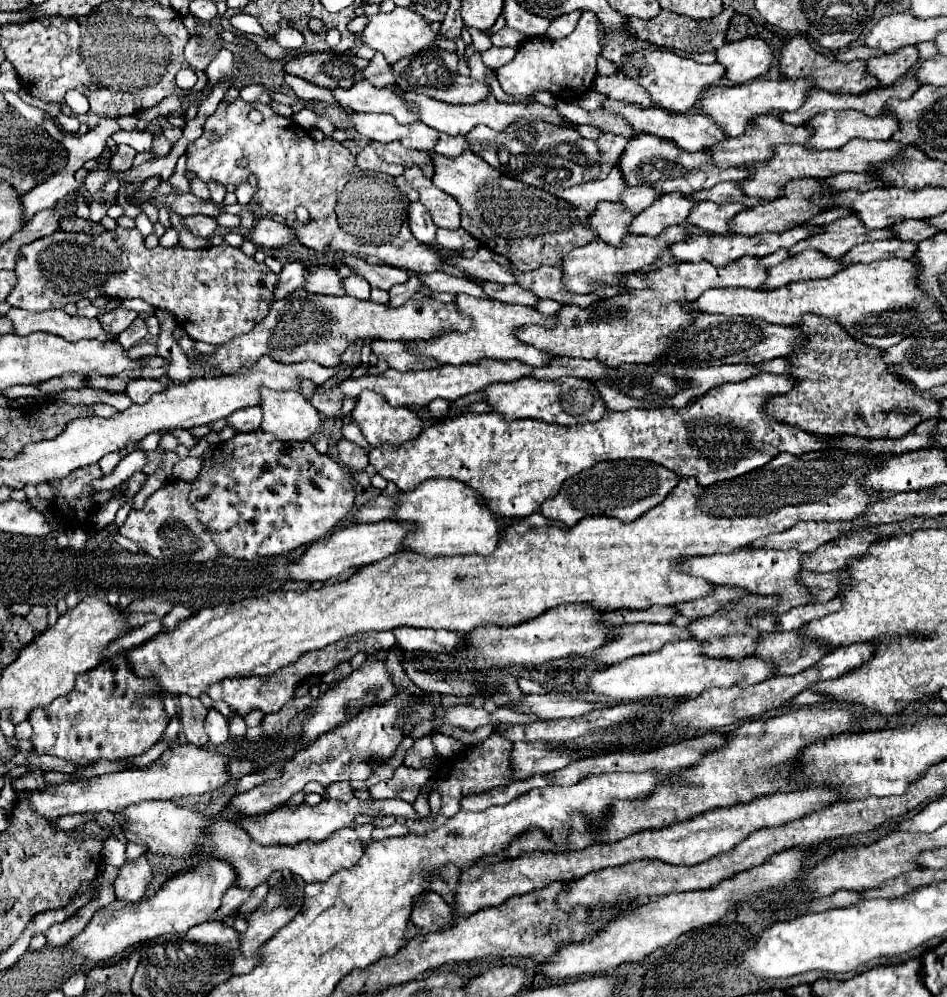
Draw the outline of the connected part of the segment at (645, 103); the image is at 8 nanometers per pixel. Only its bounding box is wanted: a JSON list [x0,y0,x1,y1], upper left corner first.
[593,69,656,108]

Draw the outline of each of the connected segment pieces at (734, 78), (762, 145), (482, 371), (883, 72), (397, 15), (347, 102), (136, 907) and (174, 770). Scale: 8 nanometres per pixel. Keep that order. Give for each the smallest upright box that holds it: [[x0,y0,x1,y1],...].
[[716,38,774,84],[706,114,814,168],[340,362,534,406],[868,46,920,86],[362,6,436,64],[334,80,420,124],[68,860,238,962],[28,744,230,820]]

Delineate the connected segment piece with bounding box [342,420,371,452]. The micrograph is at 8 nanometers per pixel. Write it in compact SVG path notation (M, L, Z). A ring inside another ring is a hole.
M348 420L344 426L342 426L342 436L346 438L346 440L352 440L352 442L356 442L359 446L362 446L369 452L371 447L366 441L366 438L362 436L362 430L360 430L360 426L354 422L354 420Z

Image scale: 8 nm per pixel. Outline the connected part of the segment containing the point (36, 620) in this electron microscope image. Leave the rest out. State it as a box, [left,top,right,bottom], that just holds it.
[26,606,48,634]

